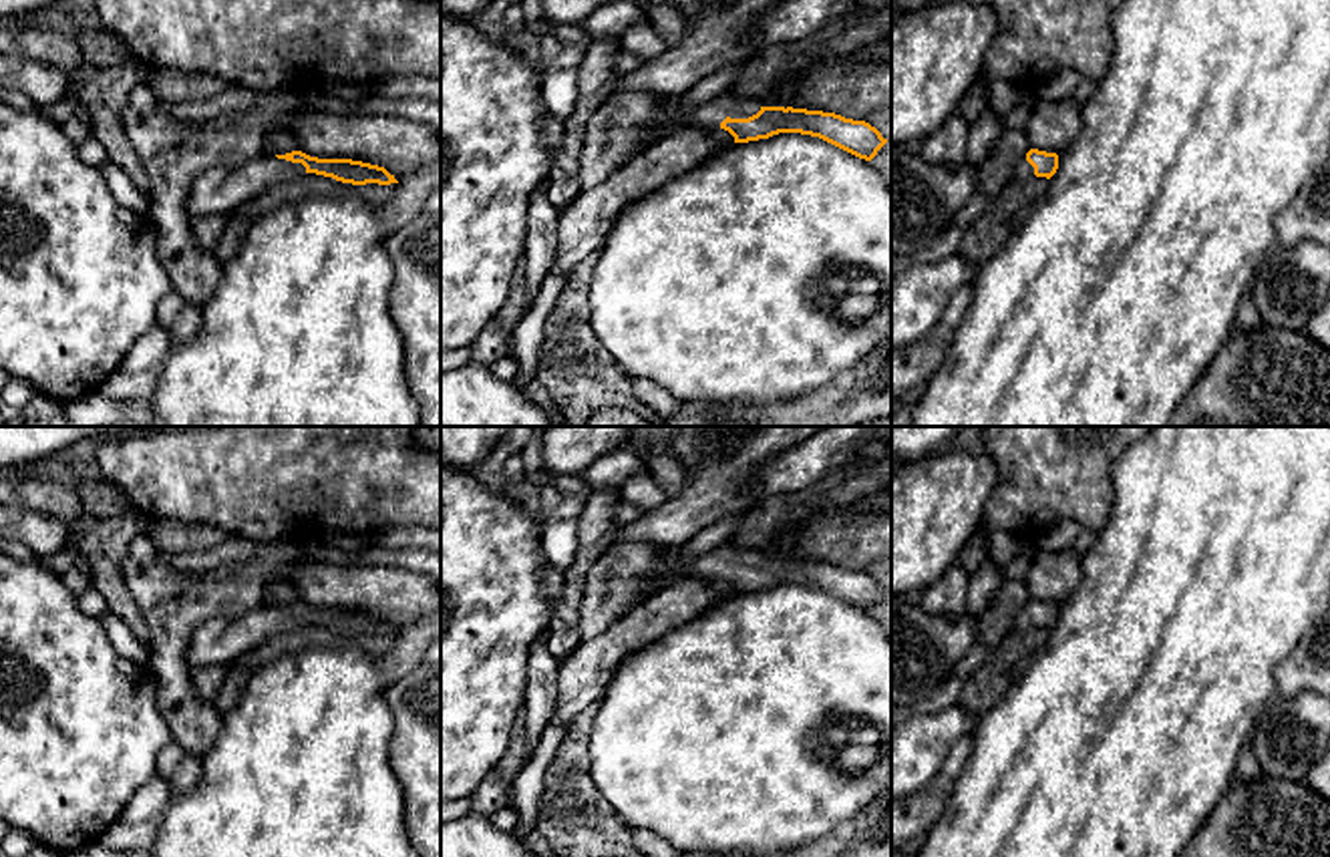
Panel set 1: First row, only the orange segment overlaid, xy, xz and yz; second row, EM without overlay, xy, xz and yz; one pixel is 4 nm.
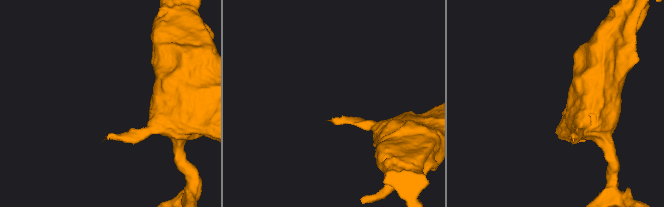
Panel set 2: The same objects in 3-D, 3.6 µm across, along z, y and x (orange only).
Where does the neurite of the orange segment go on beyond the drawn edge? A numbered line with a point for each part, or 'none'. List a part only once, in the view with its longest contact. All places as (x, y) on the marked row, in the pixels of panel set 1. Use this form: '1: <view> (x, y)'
1: xz (713, 113)

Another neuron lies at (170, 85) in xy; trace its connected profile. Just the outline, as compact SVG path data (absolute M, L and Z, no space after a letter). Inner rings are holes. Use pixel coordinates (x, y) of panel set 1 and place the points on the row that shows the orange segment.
M151 68L147 80L157 101L177 105L217 97L229 82L221 76L181 72L177 68Z

